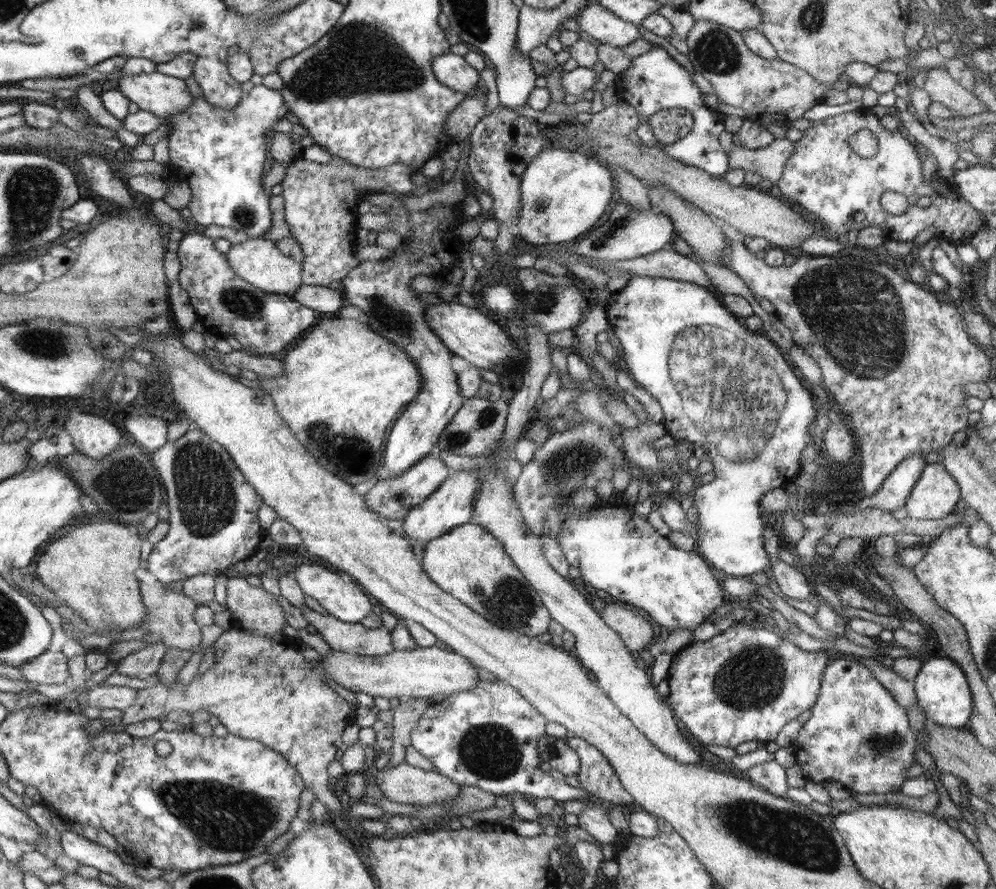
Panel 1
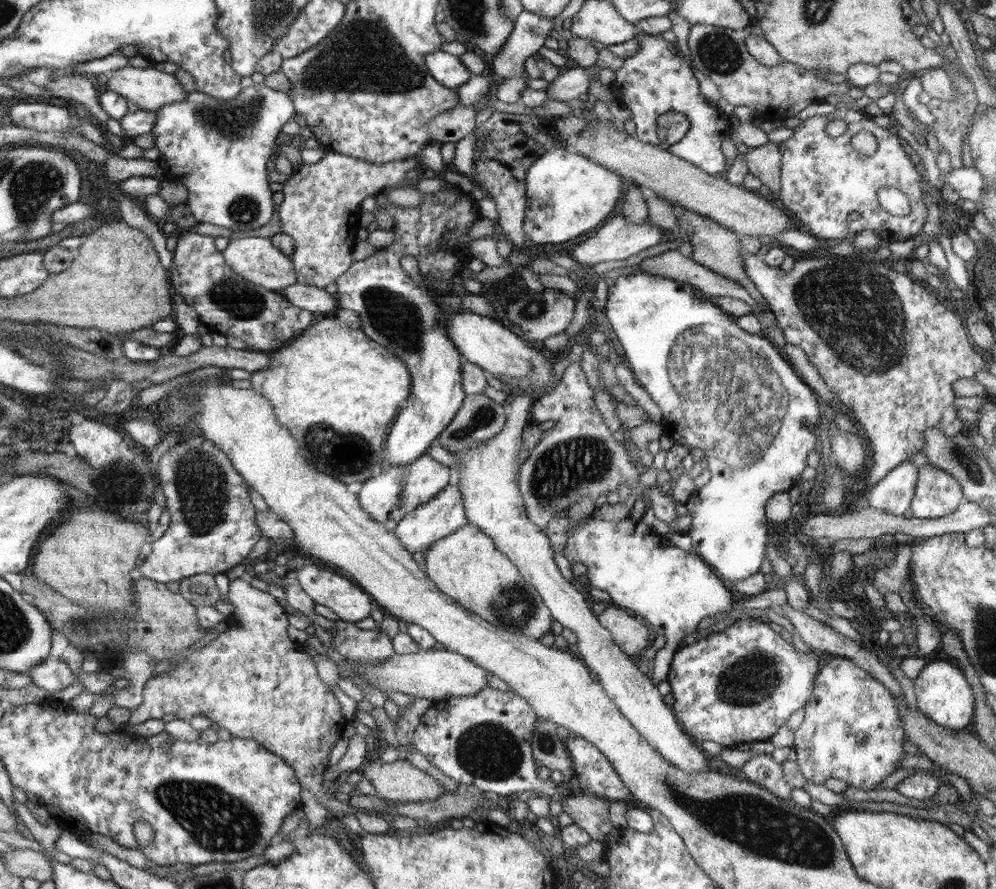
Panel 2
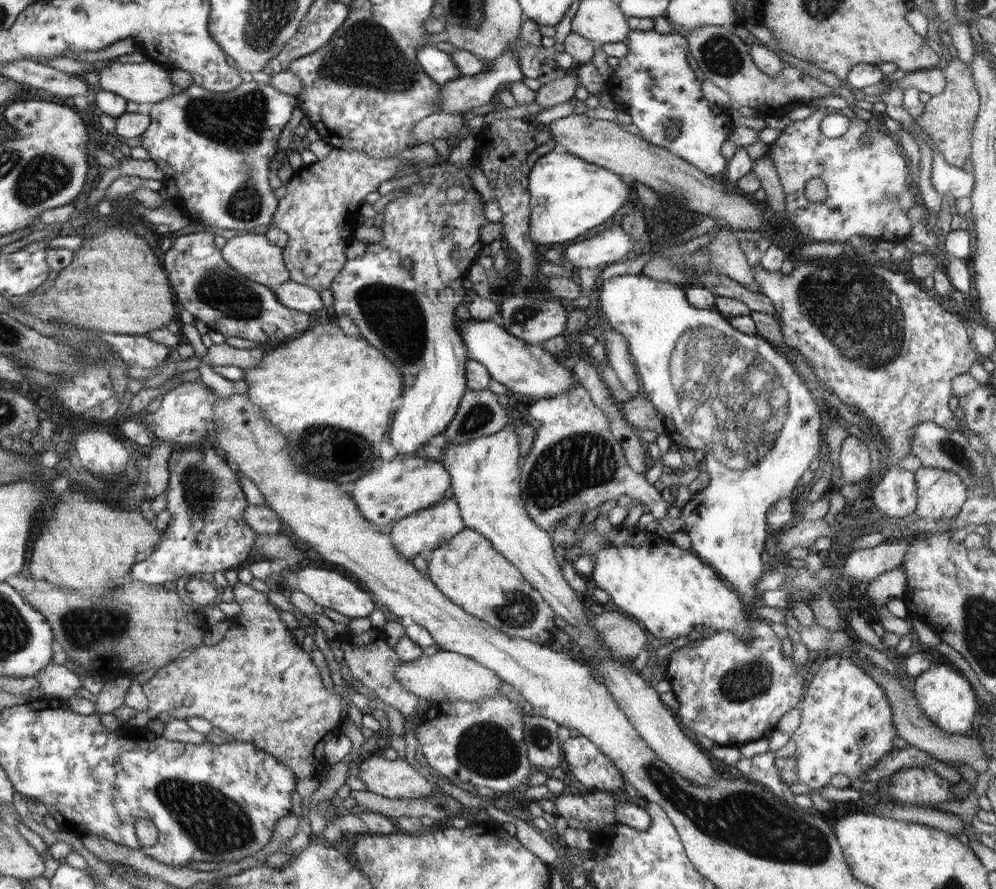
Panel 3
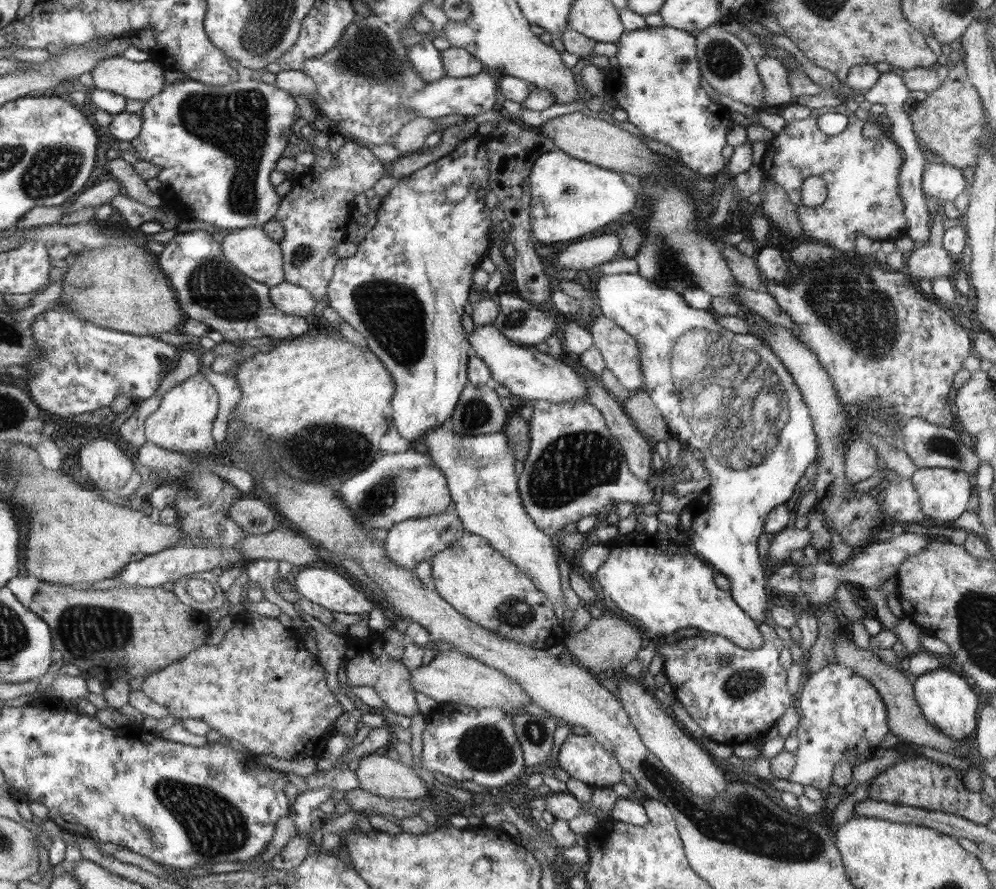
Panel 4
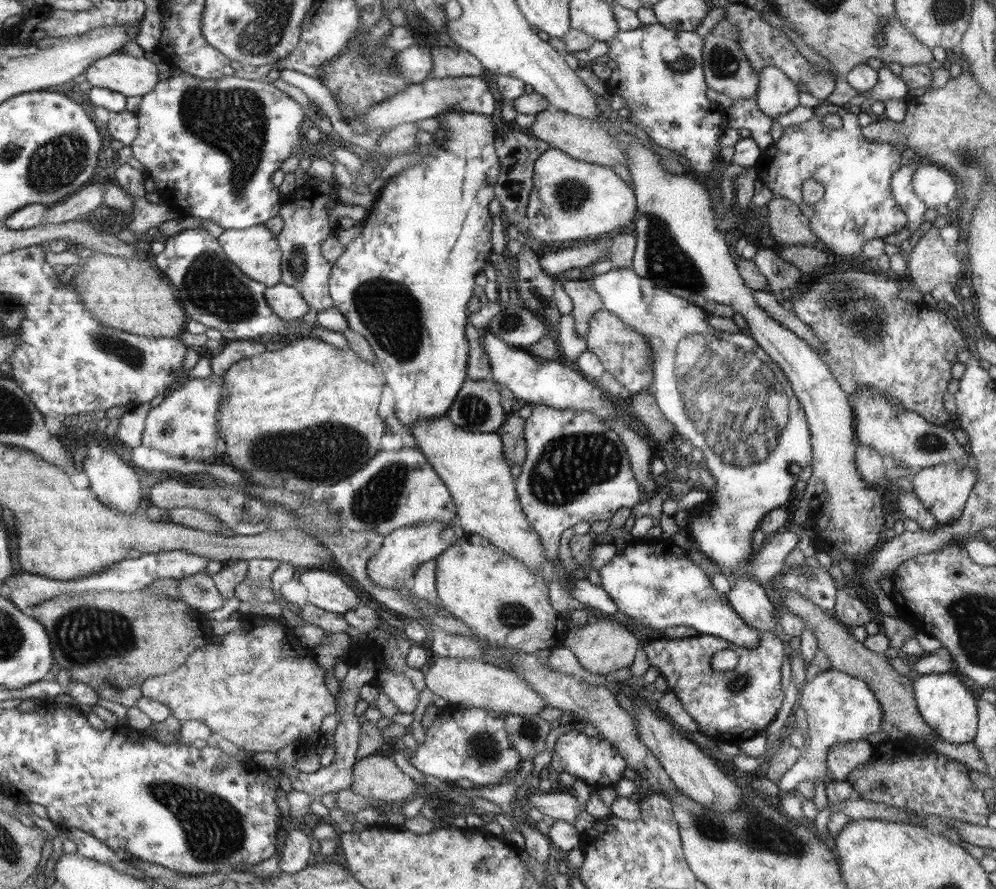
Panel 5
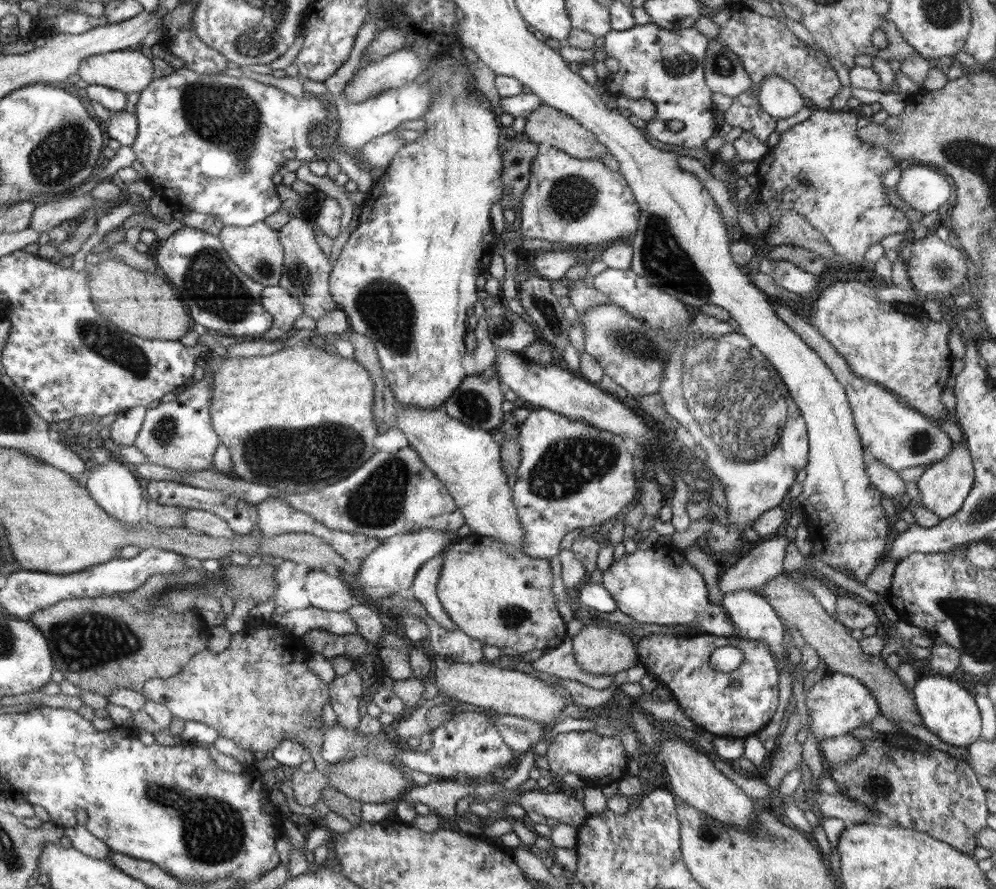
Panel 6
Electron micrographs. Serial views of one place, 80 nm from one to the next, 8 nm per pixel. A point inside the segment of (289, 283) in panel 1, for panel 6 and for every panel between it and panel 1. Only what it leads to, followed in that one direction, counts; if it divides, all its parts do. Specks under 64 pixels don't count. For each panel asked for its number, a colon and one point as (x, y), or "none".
2: (255, 258)
3: (253, 255)
4: (251, 250)
5: (255, 251)
6: (258, 251)

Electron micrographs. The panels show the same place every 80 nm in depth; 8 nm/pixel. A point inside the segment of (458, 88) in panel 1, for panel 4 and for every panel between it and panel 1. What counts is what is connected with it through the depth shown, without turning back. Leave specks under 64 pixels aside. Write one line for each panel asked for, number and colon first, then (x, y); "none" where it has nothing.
2: (448, 70)
3: (437, 64)
4: (425, 57)

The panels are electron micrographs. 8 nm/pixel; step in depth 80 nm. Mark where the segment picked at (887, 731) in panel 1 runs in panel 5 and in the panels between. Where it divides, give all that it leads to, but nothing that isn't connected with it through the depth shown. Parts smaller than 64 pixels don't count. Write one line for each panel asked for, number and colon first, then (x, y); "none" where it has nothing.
2: (851, 730)
3: (846, 727)
4: (842, 717)
5: (839, 707)

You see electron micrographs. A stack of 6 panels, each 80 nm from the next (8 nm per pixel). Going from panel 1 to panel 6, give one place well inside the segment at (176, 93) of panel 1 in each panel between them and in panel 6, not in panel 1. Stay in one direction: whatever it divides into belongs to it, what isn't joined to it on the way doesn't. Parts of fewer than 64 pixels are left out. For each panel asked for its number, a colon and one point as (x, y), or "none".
2: (151, 89)
3: (148, 83)
4: (142, 81)
5: (120, 72)
6: (130, 71)

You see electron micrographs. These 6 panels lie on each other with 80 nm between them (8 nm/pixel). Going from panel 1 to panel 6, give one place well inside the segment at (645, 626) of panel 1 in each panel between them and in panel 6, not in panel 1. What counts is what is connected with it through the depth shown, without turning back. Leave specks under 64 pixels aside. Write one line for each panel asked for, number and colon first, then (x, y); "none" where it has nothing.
2: (629, 632)
3: (624, 637)
4: (608, 642)
5: (605, 646)
6: (602, 652)

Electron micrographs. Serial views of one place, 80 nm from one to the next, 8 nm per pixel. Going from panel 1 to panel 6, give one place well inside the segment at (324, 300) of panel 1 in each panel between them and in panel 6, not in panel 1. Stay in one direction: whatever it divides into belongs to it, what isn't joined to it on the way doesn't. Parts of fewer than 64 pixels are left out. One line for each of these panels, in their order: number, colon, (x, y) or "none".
2: (311, 298)
3: (298, 297)
4: (292, 299)
5: (286, 302)
6: (284, 307)

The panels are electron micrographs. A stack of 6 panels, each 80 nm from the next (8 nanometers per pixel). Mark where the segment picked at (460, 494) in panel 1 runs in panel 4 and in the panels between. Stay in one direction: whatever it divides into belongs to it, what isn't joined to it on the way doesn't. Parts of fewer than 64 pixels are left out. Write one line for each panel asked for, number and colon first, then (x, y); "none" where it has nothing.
2: (446, 513)
3: (422, 532)
4: (408, 543)

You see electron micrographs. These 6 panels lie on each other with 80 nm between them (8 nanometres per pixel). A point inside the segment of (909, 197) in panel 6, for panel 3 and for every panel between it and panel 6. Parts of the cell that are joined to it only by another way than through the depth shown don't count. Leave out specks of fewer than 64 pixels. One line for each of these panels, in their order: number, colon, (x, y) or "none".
3: (949, 181)
4: (943, 182)
5: (936, 186)

